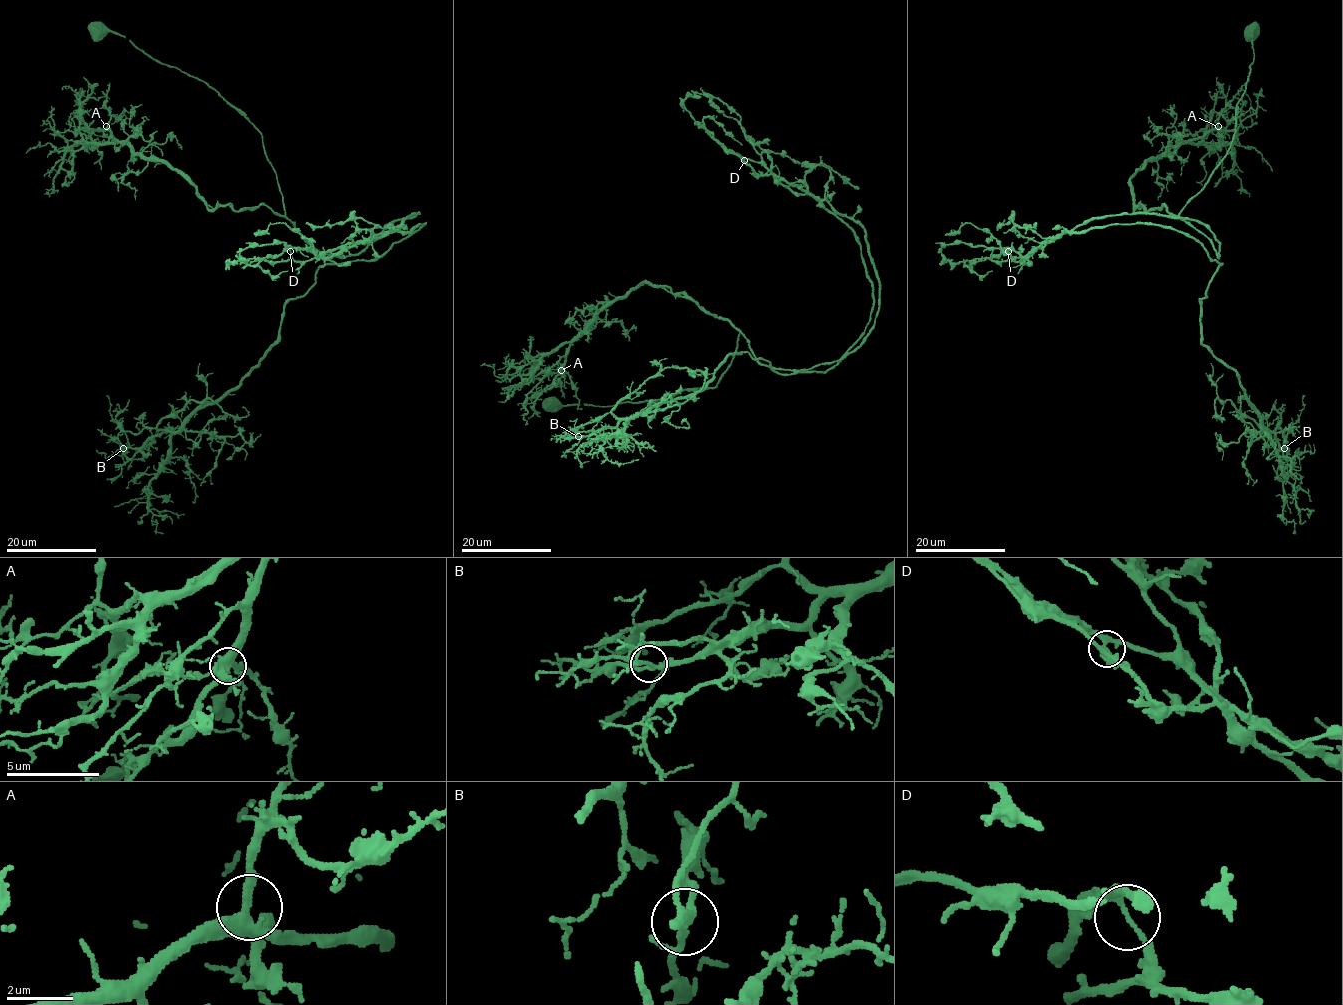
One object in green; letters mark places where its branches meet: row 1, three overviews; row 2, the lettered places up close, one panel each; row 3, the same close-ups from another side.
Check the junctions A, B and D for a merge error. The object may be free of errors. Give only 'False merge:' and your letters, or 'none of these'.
False merge: D

